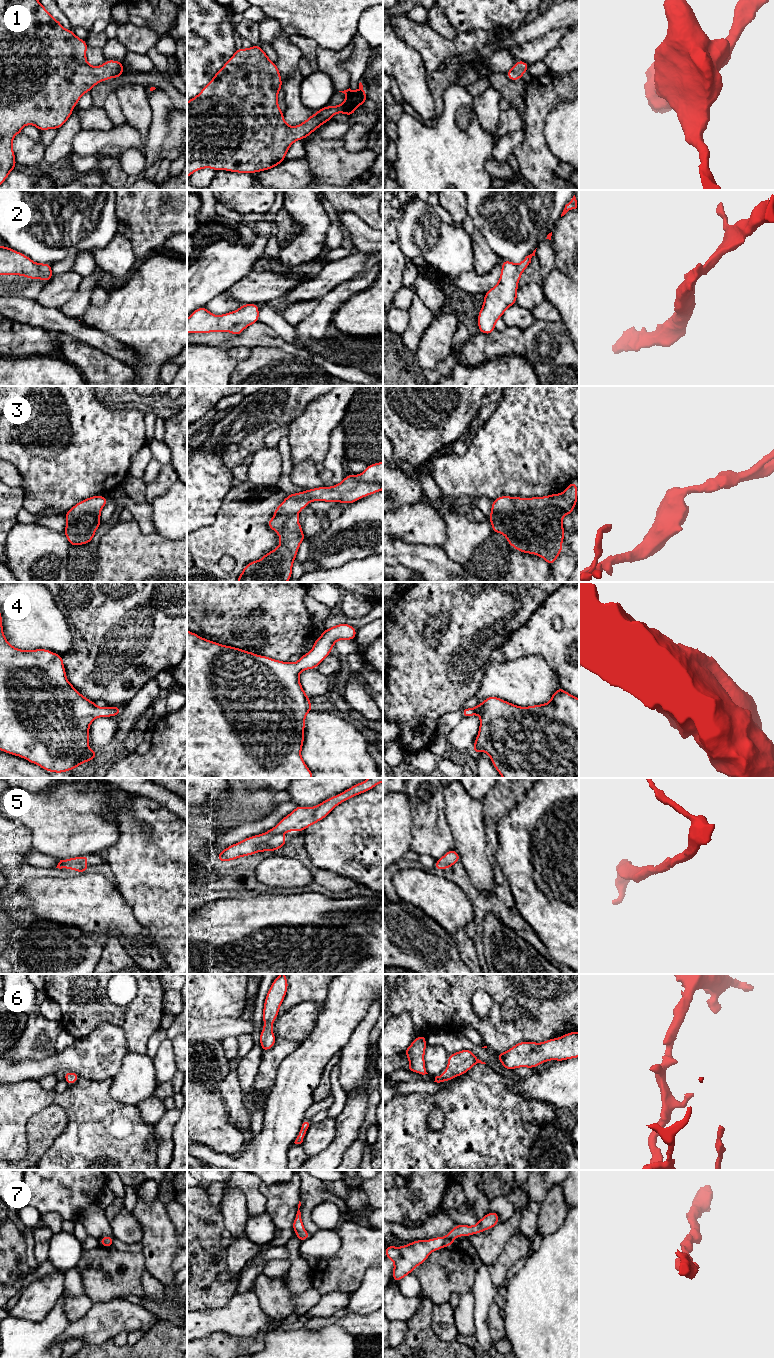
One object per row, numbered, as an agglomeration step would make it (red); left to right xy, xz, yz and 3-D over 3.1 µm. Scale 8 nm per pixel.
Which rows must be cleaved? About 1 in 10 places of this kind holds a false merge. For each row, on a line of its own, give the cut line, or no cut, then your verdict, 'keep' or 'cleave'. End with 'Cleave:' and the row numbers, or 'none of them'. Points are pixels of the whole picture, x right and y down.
1: no cut; keep
2: no cut; keep
3: no cut; keep
4: no cut; keep
5: no cut; keep
6: no cut; keep
7: no cut; keep
Cleave: none of them

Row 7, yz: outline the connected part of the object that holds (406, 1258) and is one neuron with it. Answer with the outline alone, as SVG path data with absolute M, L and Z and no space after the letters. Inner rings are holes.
M490 1211L479 1219L474 1226L456 1224L455 1227L445 1236L429 1240L414 1240L412 1243L402 1247L387 1245L384 1255L394 1262L392 1278L398 1282L406 1275L411 1274L415 1267L423 1264L430 1253L440 1250L445 1246L453 1246L453 1241L459 1236L471 1236L495 1227L499 1223L497 1212Z

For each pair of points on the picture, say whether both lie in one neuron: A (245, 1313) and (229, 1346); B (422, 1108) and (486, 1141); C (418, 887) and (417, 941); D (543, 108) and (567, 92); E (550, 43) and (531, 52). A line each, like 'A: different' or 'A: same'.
A: different
B: same
C: different
D: same
E: same

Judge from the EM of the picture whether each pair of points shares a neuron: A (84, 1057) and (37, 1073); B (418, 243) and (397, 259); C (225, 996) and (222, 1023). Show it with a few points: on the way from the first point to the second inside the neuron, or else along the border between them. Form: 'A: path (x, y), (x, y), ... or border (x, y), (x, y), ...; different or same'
A: path (72, 1059), (58, 1061), (49, 1065); same
B: border (397, 231), (397, 242), (402, 254), (407, 259); different
C: border (240, 1016), (200, 1019); different

